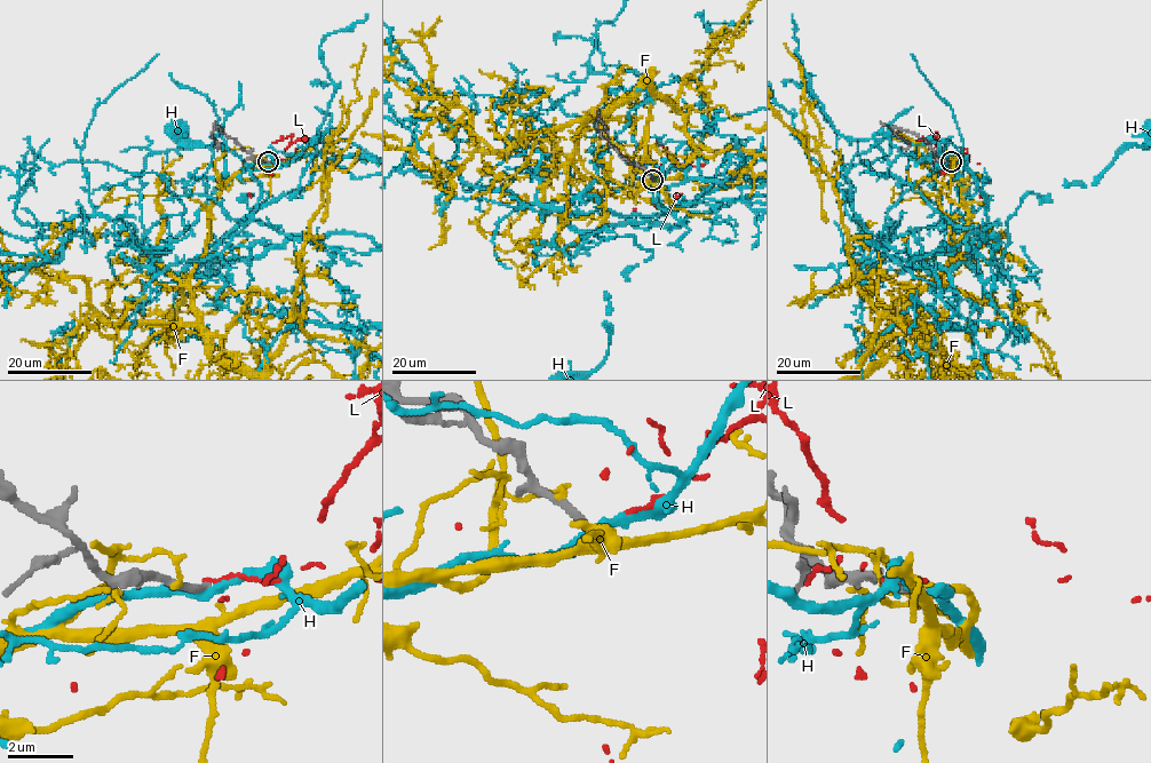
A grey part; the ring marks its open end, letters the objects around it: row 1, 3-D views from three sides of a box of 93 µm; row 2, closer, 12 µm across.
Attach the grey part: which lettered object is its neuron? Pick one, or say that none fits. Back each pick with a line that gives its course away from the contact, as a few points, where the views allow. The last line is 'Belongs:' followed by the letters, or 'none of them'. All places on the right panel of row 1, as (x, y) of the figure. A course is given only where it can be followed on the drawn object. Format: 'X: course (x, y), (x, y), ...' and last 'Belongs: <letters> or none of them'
Belongs: none of them

